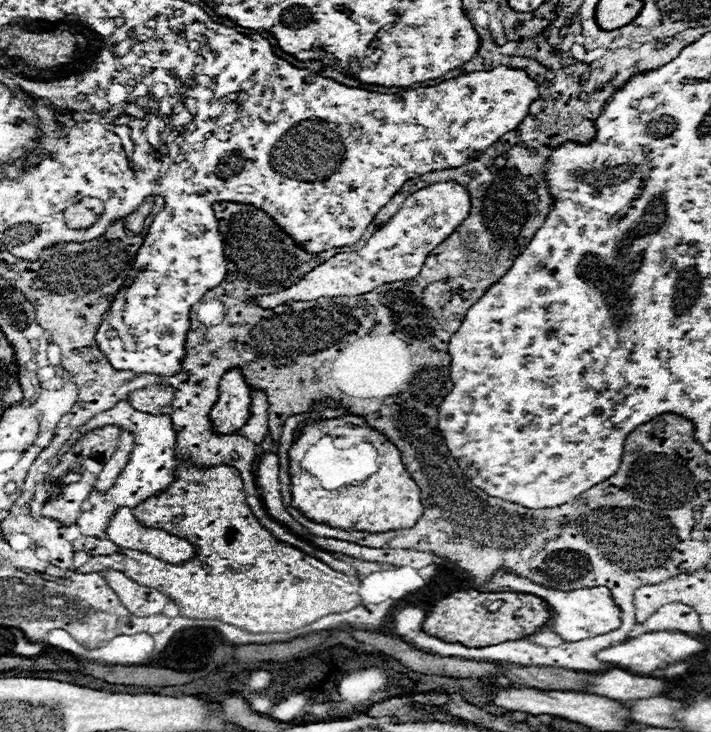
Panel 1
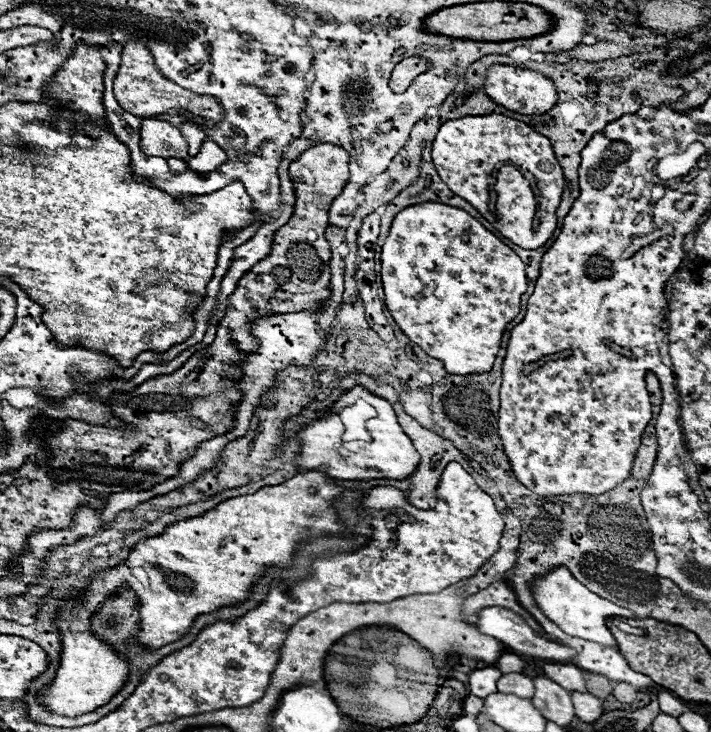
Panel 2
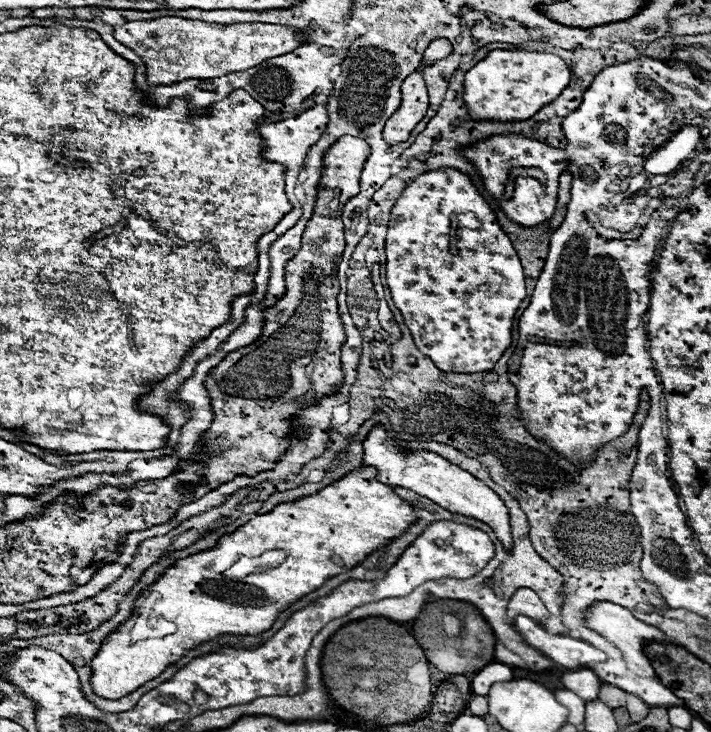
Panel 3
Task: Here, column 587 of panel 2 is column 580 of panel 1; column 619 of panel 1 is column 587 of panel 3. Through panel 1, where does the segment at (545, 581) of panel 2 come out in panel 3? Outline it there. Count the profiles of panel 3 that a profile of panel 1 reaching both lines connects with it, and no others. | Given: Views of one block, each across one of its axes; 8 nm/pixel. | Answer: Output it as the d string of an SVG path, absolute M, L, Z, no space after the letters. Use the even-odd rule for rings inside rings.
M594 602L594 604L584 612L584 624L586 624L590 630L602 634L610 644L614 644L614 646L622 652L622 658L624 658L626 666L628 666L634 674L646 676L646 678L656 678L656 672L654 672L654 668L650 666L650 660L646 658L644 650L642 650L644 642L648 642L648 640L674 642L674 640L666 638L656 626L650 626L650 624L634 618L634 616L630 614L630 610L626 610L626 608L622 608L622 606L614 604L614 602Z

